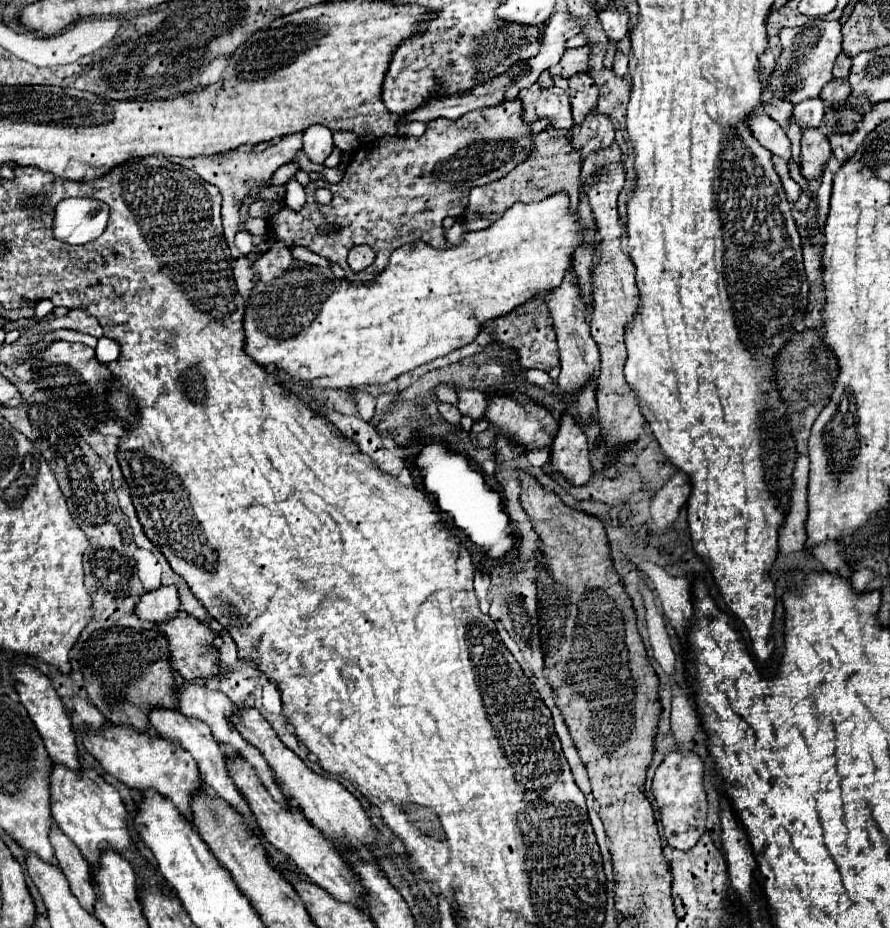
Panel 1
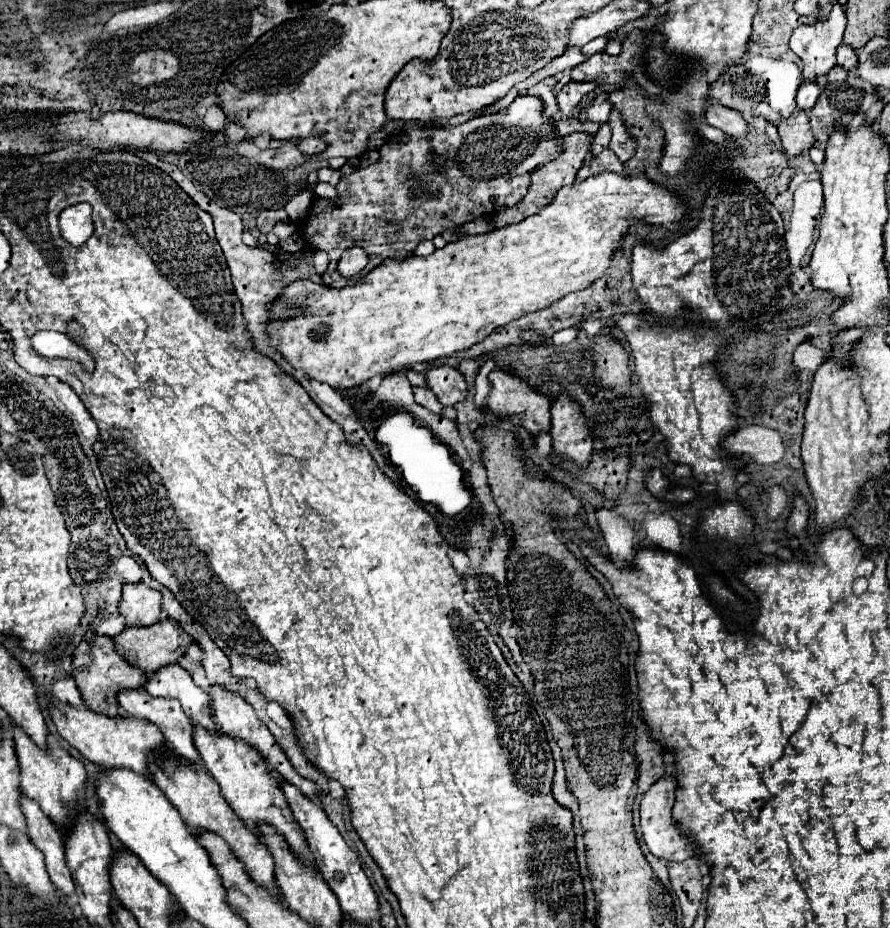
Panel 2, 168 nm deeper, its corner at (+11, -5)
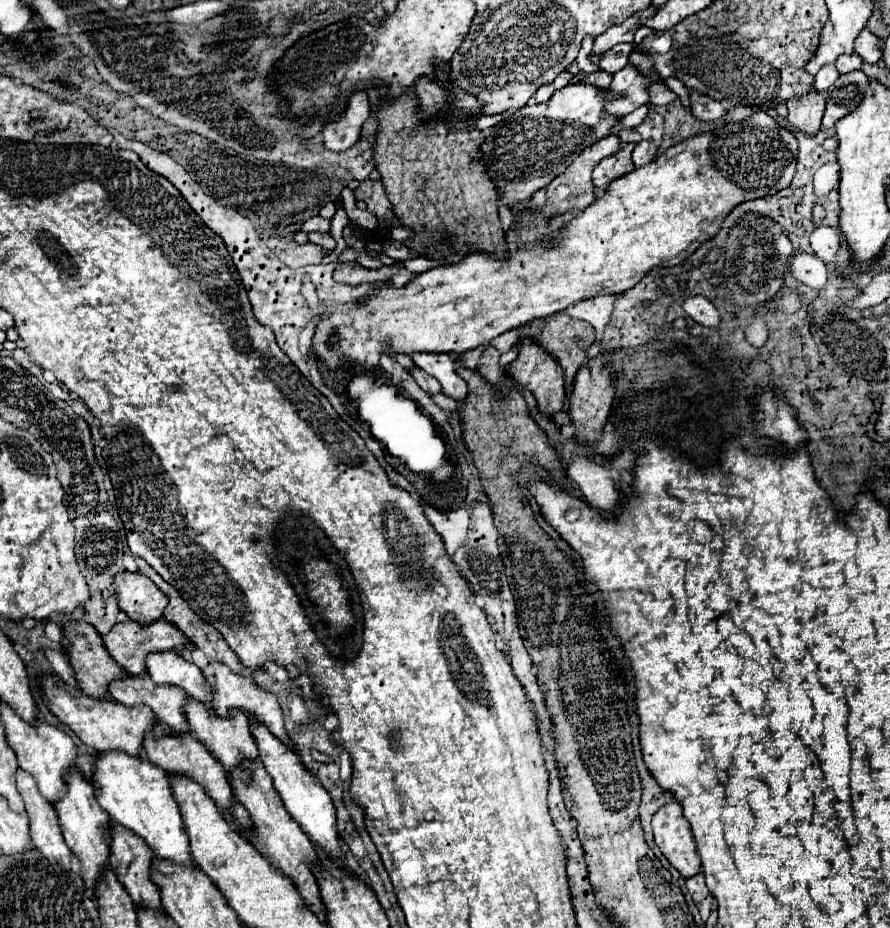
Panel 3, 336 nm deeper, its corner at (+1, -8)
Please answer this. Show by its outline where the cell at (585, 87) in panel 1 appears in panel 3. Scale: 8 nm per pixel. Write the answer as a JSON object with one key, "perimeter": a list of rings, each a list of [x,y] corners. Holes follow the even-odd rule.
{"perimeter":[[[594,71],[594,73],[578,73],[572,77],[572,83],[590,83],[600,89],[606,89],[612,81],[612,75],[606,71]]]}

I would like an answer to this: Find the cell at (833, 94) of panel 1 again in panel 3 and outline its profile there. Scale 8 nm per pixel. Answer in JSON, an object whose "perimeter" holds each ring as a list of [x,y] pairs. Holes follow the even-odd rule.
{"perimeter":[[[852,53],[852,55],[842,55],[842,57],[838,57],[838,61],[836,61],[836,67],[838,67],[838,71],[840,73],[850,73],[850,71],[854,71],[854,69],[860,69],[860,65],[862,65],[862,59],[858,57],[858,53]]]}

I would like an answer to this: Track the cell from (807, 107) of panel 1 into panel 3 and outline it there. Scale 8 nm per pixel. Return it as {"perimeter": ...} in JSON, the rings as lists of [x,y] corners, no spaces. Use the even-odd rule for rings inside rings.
{"perimeter":[[[830,63],[830,65],[824,65],[818,73],[816,73],[816,83],[814,83],[814,87],[822,93],[822,91],[826,91],[836,79],[838,79],[838,69],[836,69],[836,65],[834,63]]]}

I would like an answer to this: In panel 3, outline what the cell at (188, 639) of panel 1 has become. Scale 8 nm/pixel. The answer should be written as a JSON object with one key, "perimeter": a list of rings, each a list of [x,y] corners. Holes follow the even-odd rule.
{"perimeter":[[[126,619],[122,623],[116,623],[108,635],[104,635],[104,647],[108,649],[108,653],[112,655],[112,659],[130,675],[142,675],[146,673],[146,657],[152,651],[168,651],[168,649],[176,649],[176,653],[182,653],[184,649],[184,635],[182,631],[178,631],[174,625],[170,625],[168,621],[160,619],[154,621],[150,625],[138,625],[132,619]]]}

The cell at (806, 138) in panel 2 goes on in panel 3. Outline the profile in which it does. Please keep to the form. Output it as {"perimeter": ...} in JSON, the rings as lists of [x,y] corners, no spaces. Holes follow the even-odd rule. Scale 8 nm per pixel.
{"perimeter":[[[810,89],[806,97],[792,99],[788,103],[788,121],[792,123],[792,127],[802,129],[808,135],[814,135],[820,131],[824,103],[824,95],[816,89]]]}

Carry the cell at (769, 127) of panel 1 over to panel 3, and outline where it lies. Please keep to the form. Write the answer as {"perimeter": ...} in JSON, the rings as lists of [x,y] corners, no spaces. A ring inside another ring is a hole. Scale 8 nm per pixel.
{"perimeter":[[[690,91],[688,95],[690,95],[690,107],[692,107],[694,117],[702,121],[718,121],[724,117],[726,109],[722,107],[720,101],[714,101],[712,97],[706,97],[698,91]]]}

